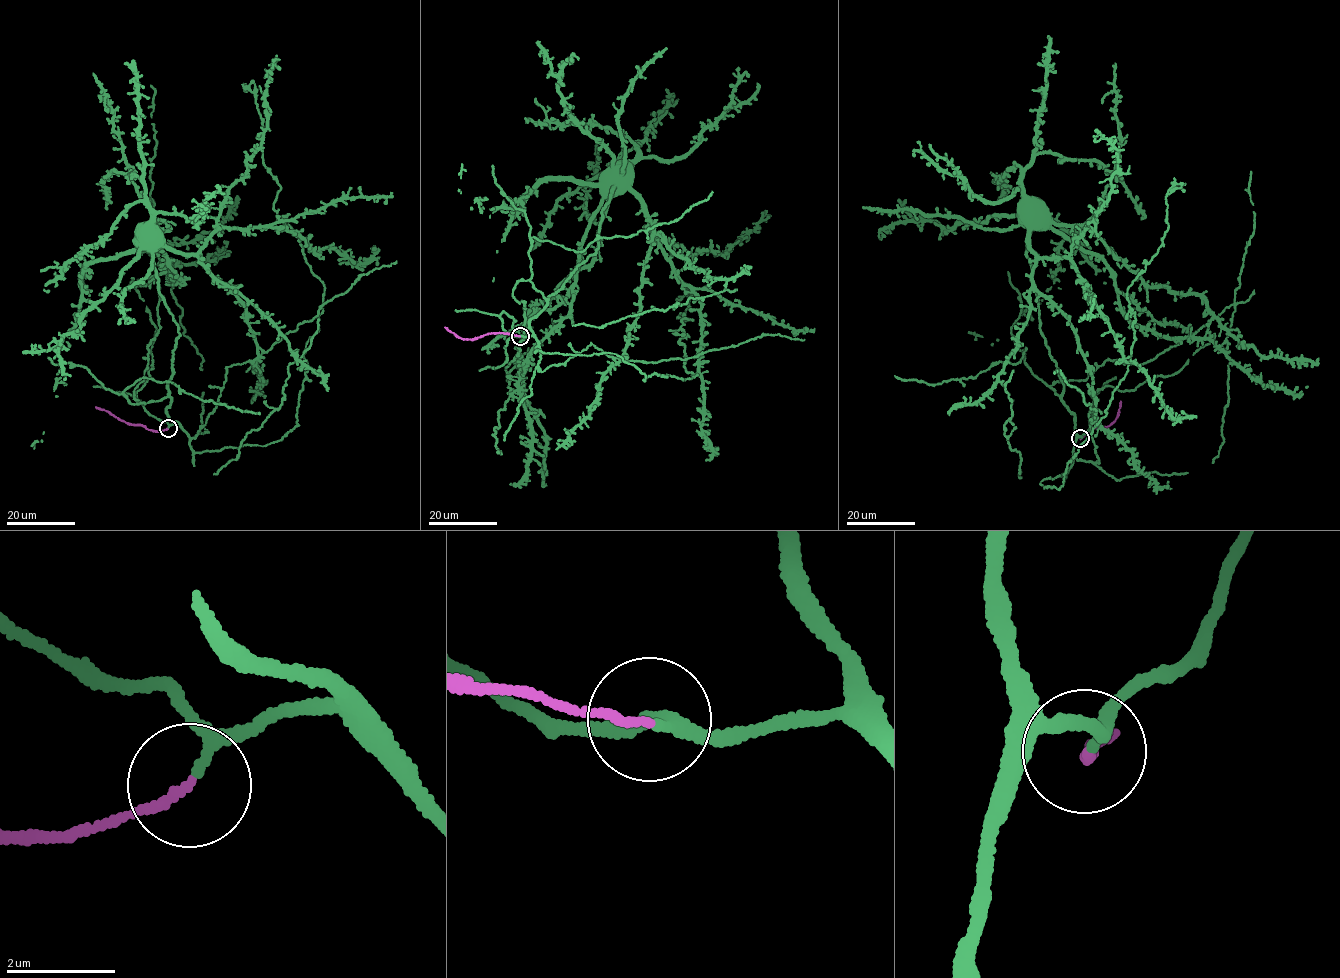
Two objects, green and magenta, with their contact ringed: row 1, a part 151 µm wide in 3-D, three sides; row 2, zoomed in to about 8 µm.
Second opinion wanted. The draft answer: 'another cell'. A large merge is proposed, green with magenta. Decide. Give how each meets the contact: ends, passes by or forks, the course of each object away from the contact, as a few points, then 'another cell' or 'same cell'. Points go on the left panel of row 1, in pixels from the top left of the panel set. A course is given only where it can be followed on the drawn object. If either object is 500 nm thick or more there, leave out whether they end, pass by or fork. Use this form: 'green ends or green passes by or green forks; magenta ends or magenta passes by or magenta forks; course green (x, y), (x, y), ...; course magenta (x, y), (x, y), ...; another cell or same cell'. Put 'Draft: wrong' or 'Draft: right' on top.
Draft: wrong
green passes by; magenta ends; course green (168, 427), (178, 422), (170, 418), (166, 407), (171, 397), (168, 380), (178, 325), (159, 291), (146, 238); course magenta (168, 428), (148, 429), (95, 407); same cell

